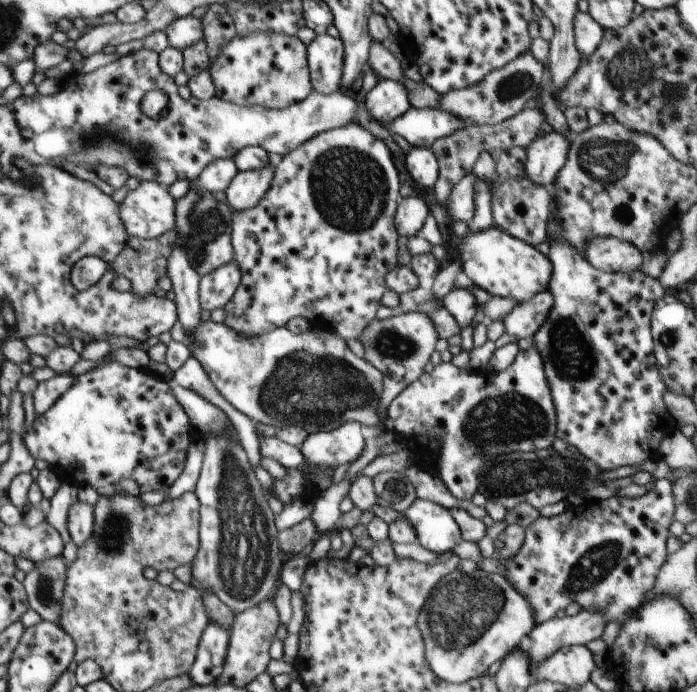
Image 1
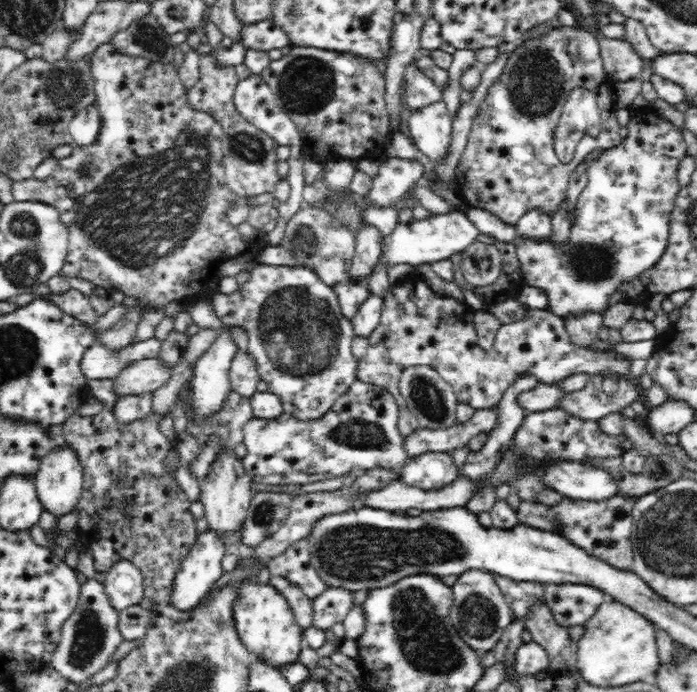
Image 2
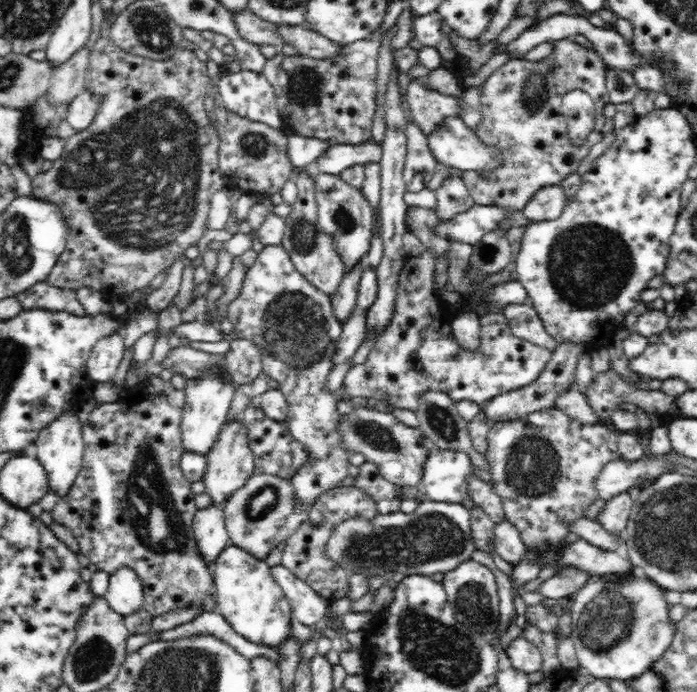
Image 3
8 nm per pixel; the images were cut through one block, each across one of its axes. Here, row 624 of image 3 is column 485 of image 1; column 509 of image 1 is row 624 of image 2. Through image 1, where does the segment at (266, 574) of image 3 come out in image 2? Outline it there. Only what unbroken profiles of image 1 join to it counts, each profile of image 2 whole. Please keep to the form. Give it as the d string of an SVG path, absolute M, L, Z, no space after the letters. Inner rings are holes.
M244 582L238 590L236 602L232 602L231 610L239 639L257 660L278 670L282 665L298 661L299 652L304 647L304 629L297 623L288 601L274 586Z

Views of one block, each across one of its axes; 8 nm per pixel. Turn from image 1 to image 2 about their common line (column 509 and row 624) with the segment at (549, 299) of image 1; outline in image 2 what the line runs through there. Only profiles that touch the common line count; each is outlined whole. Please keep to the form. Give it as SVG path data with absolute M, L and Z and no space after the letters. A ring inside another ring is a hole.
M328 588L323 594L312 600L314 624L312 626L328 630L336 622L343 622L352 608L353 592L344 588Z

